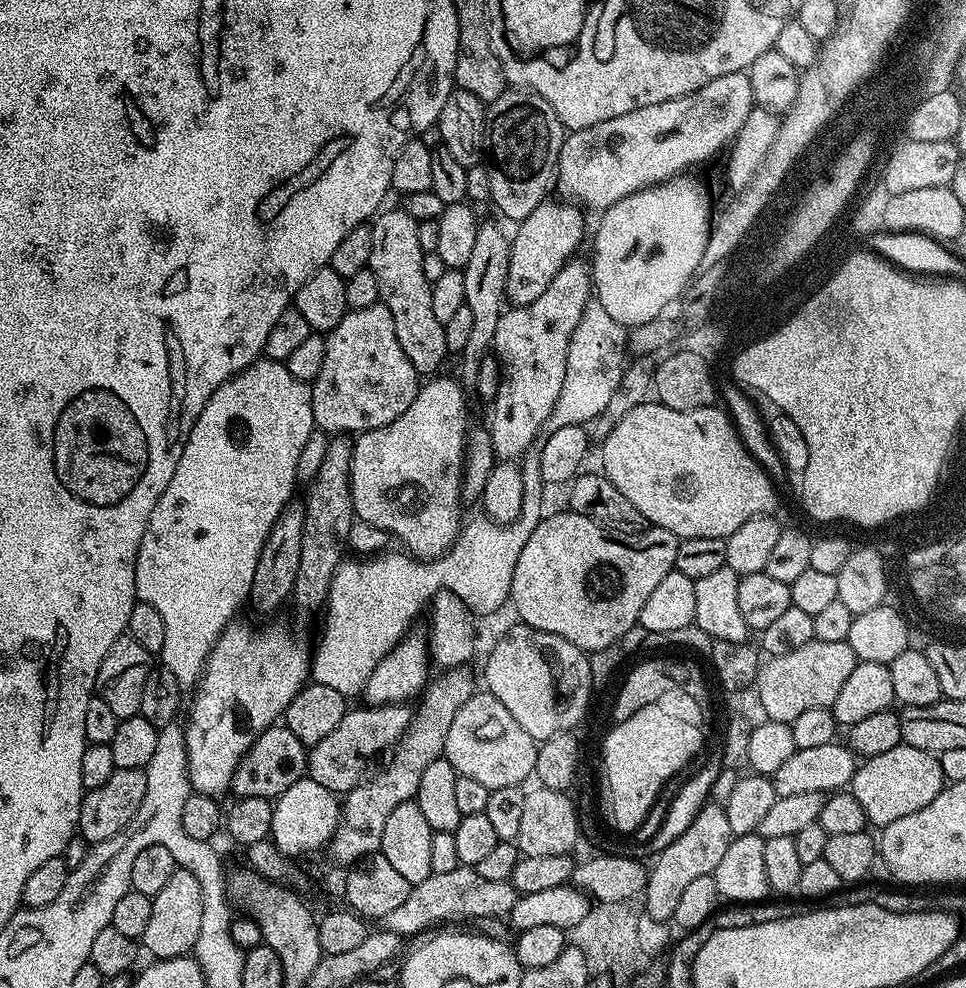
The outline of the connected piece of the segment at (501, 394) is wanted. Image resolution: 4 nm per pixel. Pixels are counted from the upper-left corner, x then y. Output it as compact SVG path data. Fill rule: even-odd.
M573 258L562 270L558 270L554 282L546 286L542 298L537 298L526 306L509 307L500 316L492 348L496 359L500 361L502 379L498 394L490 402L490 443L495 459L500 462L494 464L482 495L483 515L493 525L512 524L521 519L524 487L520 464L516 462L523 461L524 457L529 455L531 448L528 447L537 443L554 410L554 402L558 402L558 394L562 394L570 338L593 292L594 281L589 265L585 261L583 264L580 258ZM502 460L516 461L514 464L502 464Z

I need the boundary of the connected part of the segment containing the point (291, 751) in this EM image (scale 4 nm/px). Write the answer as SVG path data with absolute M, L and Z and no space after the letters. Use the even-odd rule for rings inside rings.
M273 726L265 730L246 750L246 754L238 762L232 772L230 792L233 797L239 798L278 798L294 782L305 779L308 770L308 752L306 745L289 728Z

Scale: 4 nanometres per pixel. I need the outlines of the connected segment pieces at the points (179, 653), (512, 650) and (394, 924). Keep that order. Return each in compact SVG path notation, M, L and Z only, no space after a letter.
M261 358L255 364L227 380L206 402L202 414L194 422L194 426L188 435L188 441L184 444L182 458L178 458L178 466L174 470L174 478L170 478L170 486L162 490L162 498L154 506L150 514L150 522L146 526L146 534L140 543L138 558L136 559L136 598L137 601L154 606L158 614L162 614L162 622L166 625L166 642L162 642L162 650L158 653L162 666L174 673L178 678L181 689L192 690L199 684L204 671L204 663L208 655L212 653L212 647L218 642L218 638L224 633L225 628L237 619L236 611L249 603L252 595L252 583L254 582L254 570L258 570L258 560L264 549L266 538L277 520L284 515L289 507L288 499L295 490L298 477L296 467L300 461L302 450L313 439L312 432L316 428L314 414L312 413L312 389L303 384L294 374L290 374L287 363L279 360Z
M523 622L517 625L493 646L484 664L487 691L514 714L518 726L537 742L559 732L573 731L592 696L594 677L589 657L566 638L529 628Z
M460 865L449 873L432 874L425 882L413 885L406 902L402 902L393 913L384 916L382 926L385 931L408 938L410 934L422 932L432 926L436 928L445 925L442 924L444 922L505 917L511 913L517 899L518 893L511 881L493 882L477 874L475 867Z

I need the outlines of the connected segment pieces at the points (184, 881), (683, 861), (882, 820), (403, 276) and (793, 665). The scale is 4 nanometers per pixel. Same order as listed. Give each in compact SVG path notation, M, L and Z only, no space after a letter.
M176 868L166 881L166 886L152 897L150 922L142 937L142 948L156 960L173 960L189 955L198 942L198 933L202 926L202 886L190 870Z
M706 803L694 818L694 822L651 861L653 864L647 869L647 884L642 891L643 911L655 920L671 921L674 910L678 910L682 890L686 890L688 883L697 878L715 873L718 862L722 862L722 854L726 854L732 838L723 803Z
M902 742L894 746L894 750L886 750L886 754L867 757L853 774L850 790L862 804L869 825L881 829L905 814L914 814L914 810L922 810L922 806L934 802L945 786L939 755Z
M396 206L389 212L381 211L371 221L370 227L374 243L370 245L368 269L378 282L380 303L390 310L390 318L394 318L394 334L398 334L398 343L406 358L410 358L410 366L414 366L421 377L431 377L441 371L440 363L444 356L449 355L449 350L444 326L438 322L438 318L434 318L432 285L422 274L426 254L418 244L418 221L403 207Z
M811 640L806 646L798 646L798 650L790 650L790 654L767 657L759 665L754 693L760 699L767 719L792 725L794 718L798 718L798 714L803 714L806 710L831 708L834 698L838 698L838 690L842 690L842 685L846 678L850 678L857 662L854 650L847 640Z

